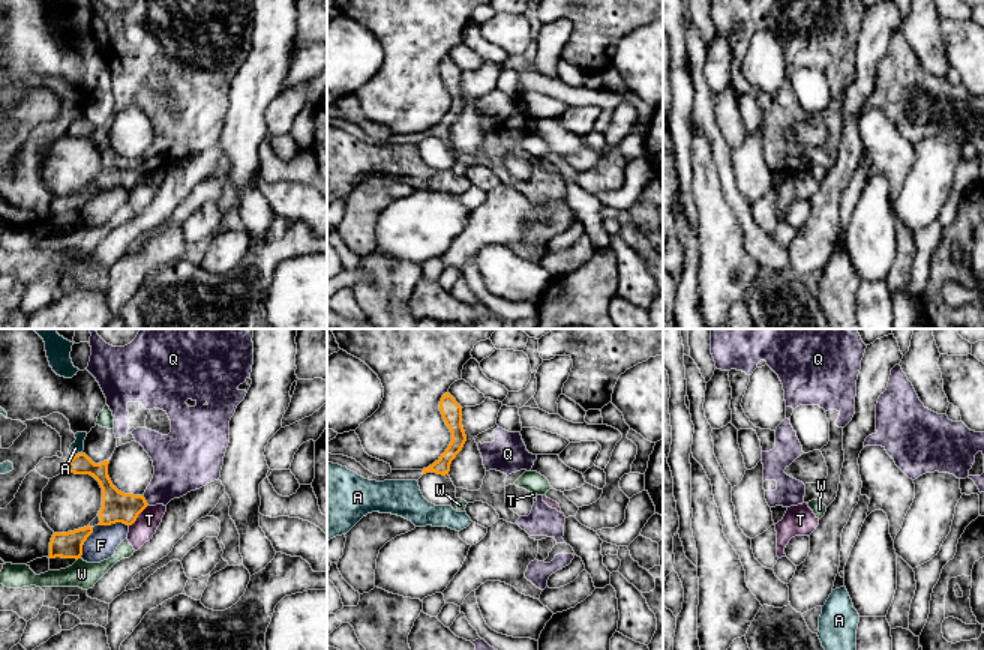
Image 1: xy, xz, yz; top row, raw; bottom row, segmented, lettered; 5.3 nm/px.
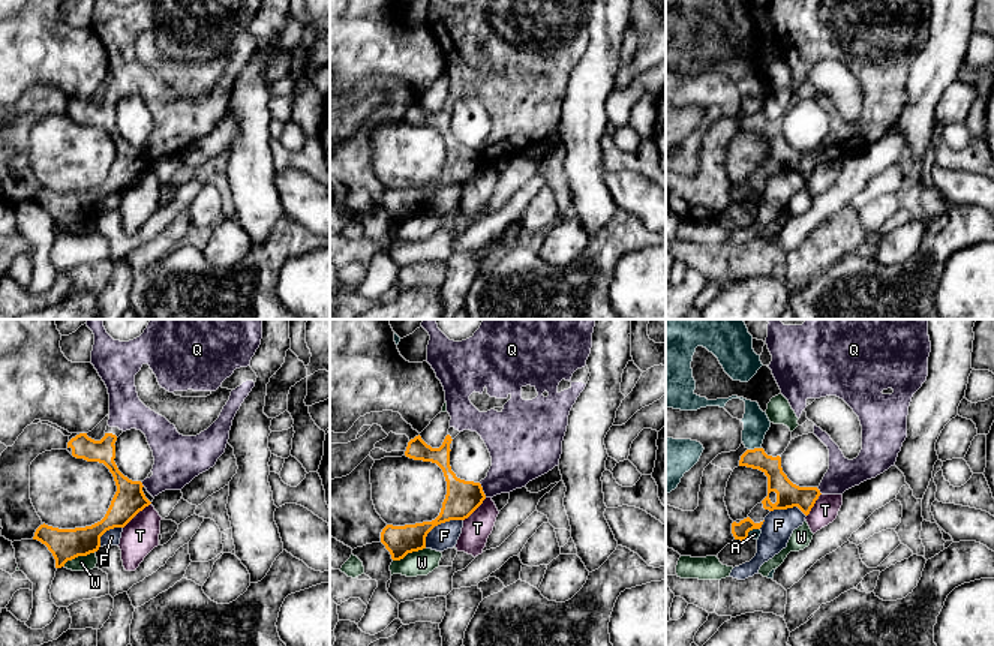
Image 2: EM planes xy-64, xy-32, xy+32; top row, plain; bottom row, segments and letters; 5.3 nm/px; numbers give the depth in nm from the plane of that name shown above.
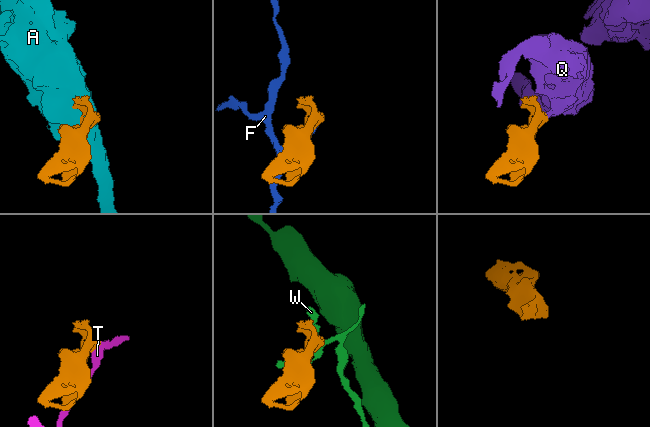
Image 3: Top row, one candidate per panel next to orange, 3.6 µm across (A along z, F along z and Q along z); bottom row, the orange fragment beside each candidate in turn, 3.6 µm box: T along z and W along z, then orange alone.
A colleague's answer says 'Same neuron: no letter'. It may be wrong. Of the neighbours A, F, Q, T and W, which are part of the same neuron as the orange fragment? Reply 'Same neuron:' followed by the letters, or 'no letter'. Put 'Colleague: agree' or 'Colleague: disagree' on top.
Colleague: disagree
Same neuron: Q

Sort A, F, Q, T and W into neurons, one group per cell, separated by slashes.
A / F / Q / T / W

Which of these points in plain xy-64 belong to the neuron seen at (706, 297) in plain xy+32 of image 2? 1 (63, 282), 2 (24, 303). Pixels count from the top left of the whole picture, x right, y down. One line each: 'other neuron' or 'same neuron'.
1: other neuron
2: other neuron

